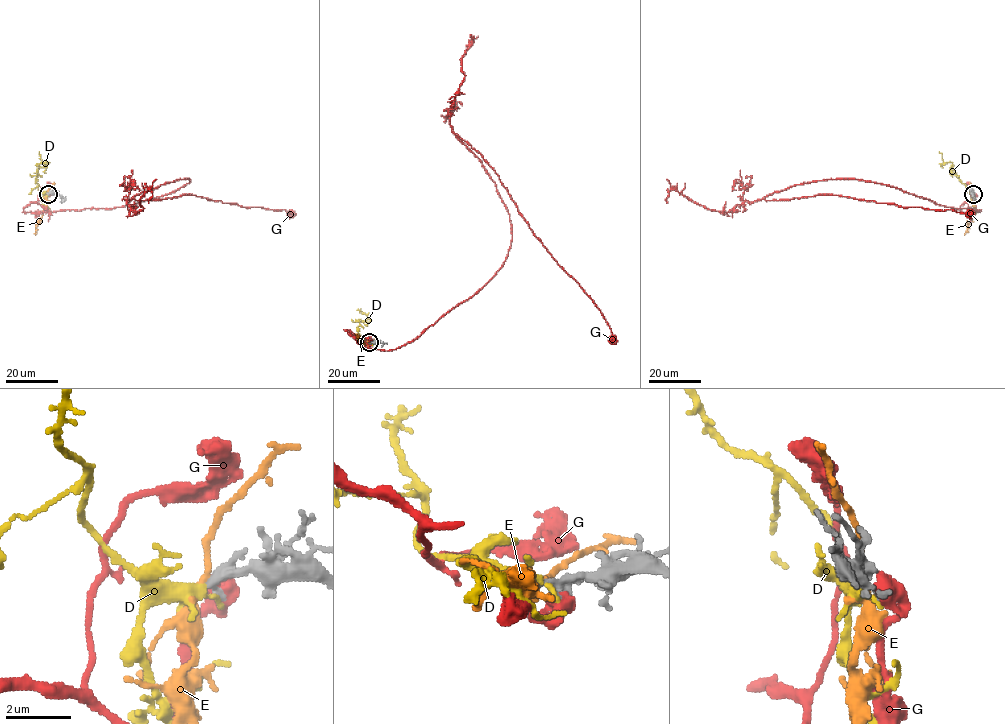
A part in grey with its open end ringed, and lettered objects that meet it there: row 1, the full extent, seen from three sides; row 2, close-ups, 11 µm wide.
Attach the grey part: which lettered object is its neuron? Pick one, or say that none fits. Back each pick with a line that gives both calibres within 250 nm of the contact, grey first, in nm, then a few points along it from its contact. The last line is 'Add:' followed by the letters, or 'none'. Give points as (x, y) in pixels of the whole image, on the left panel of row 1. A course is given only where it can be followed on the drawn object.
D: Thickness 300 nm (grey) against 220 nm. Its course: (48, 195), (42, 193), (36, 182), (38, 170), (48, 162), (41, 161), (39, 151)
Add: D

